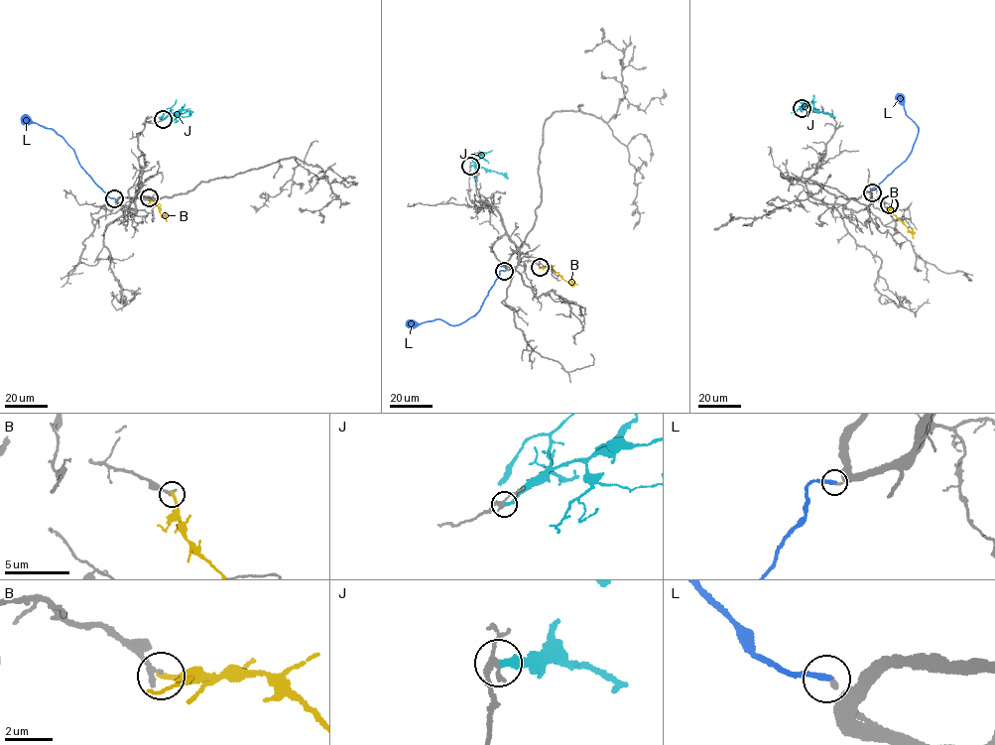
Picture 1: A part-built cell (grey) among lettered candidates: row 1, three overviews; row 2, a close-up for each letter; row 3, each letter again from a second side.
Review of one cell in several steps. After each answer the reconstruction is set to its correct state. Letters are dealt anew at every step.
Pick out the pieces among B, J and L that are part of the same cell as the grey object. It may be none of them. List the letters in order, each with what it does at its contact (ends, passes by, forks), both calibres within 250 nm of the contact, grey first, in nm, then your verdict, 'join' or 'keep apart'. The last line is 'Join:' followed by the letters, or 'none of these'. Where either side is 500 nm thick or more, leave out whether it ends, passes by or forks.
B: it ends; calibres 240 and 240 nm; keep apart
J: it ends; calibres 240 and 320 nm; keep apart
L: it ends; calibres 160 and 280 nm; join
Join: L

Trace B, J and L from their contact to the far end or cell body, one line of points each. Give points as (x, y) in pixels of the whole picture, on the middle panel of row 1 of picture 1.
B: (540, 267), (550, 267), (569, 284), (573, 283), (569, 280)
J: (470, 166), (500, 173), (508, 179)
L: (504, 271), (499, 271), (480, 309), (463, 322), (449, 325), (440, 319), (413, 326), (406, 324)

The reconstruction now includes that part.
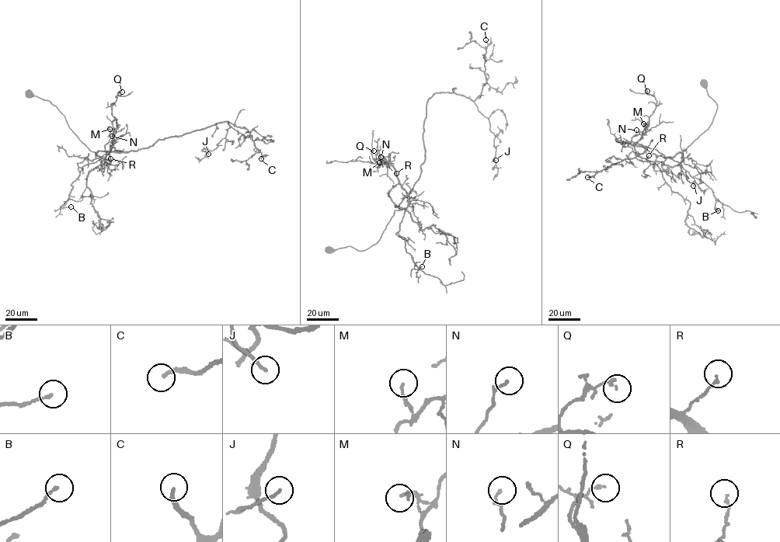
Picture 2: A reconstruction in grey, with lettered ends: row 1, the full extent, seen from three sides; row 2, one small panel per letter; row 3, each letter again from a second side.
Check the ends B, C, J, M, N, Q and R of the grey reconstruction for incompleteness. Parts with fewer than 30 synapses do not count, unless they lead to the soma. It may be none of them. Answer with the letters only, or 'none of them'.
C

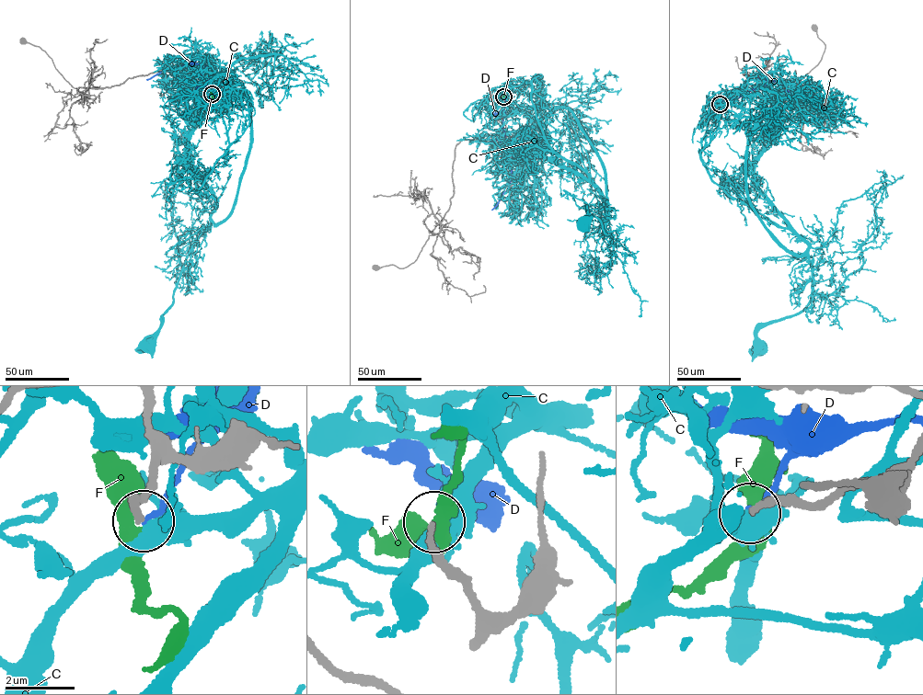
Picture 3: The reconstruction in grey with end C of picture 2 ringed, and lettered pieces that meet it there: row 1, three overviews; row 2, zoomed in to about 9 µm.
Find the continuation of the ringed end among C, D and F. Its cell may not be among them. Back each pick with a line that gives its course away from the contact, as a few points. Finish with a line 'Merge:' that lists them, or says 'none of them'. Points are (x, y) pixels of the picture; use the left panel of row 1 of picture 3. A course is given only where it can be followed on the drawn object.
Merge: none of them

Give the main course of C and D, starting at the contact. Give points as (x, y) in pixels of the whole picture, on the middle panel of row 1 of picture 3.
C: (503, 96), (506, 87), (533, 85), (546, 142), (585, 173), (608, 205), (607, 235), (586, 210), (583, 221)
D: (503, 96), (505, 100), (502, 126), (505, 133), (498, 144), (509, 159), (511, 179), (491, 210)

